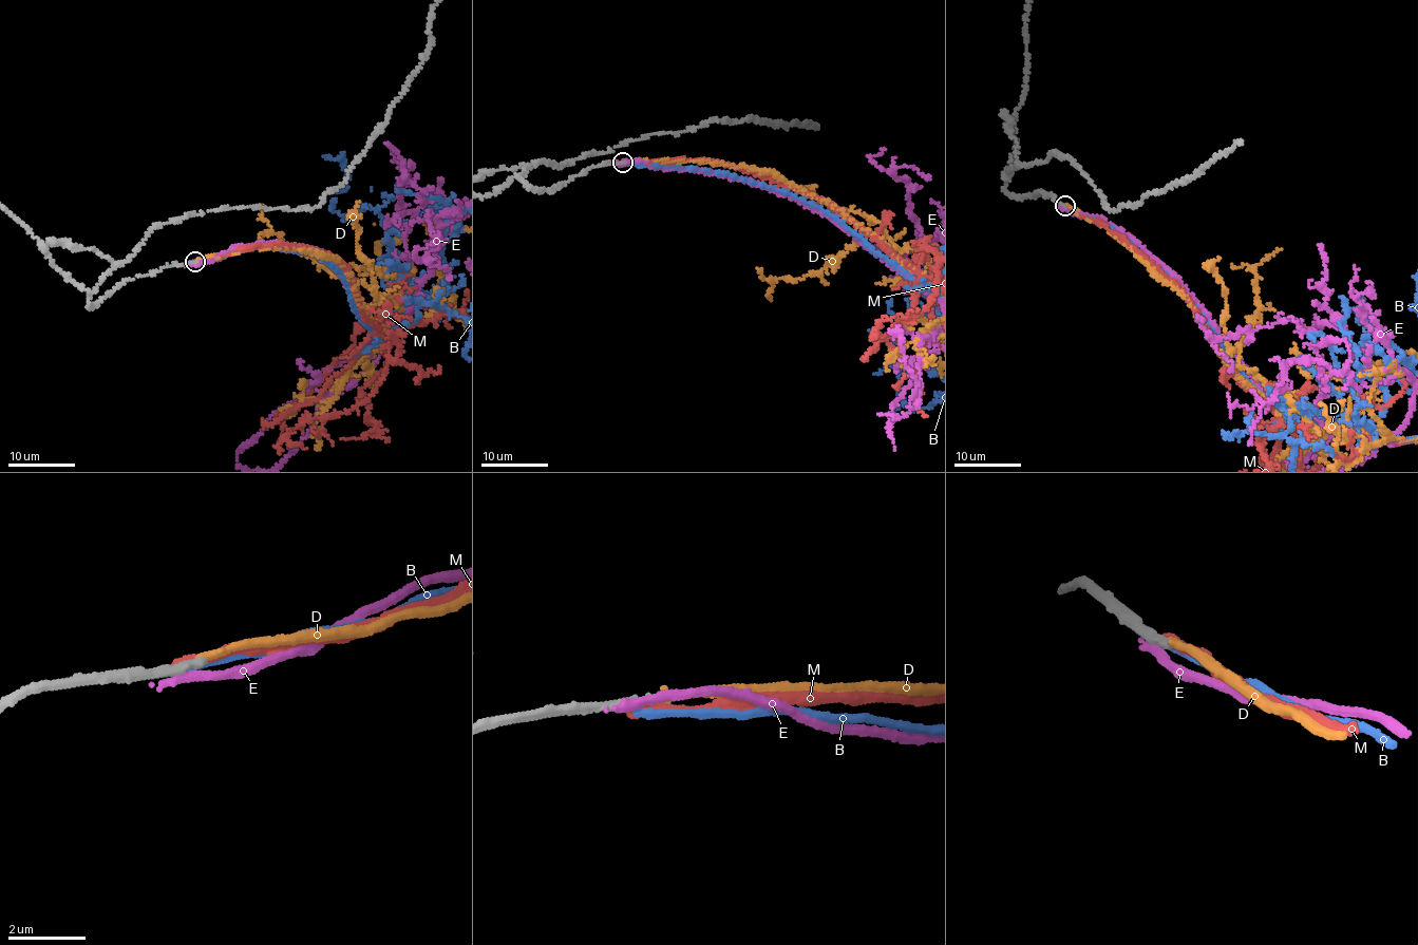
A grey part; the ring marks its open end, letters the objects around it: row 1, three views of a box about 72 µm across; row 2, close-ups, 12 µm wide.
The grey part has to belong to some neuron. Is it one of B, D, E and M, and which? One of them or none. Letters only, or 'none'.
D

